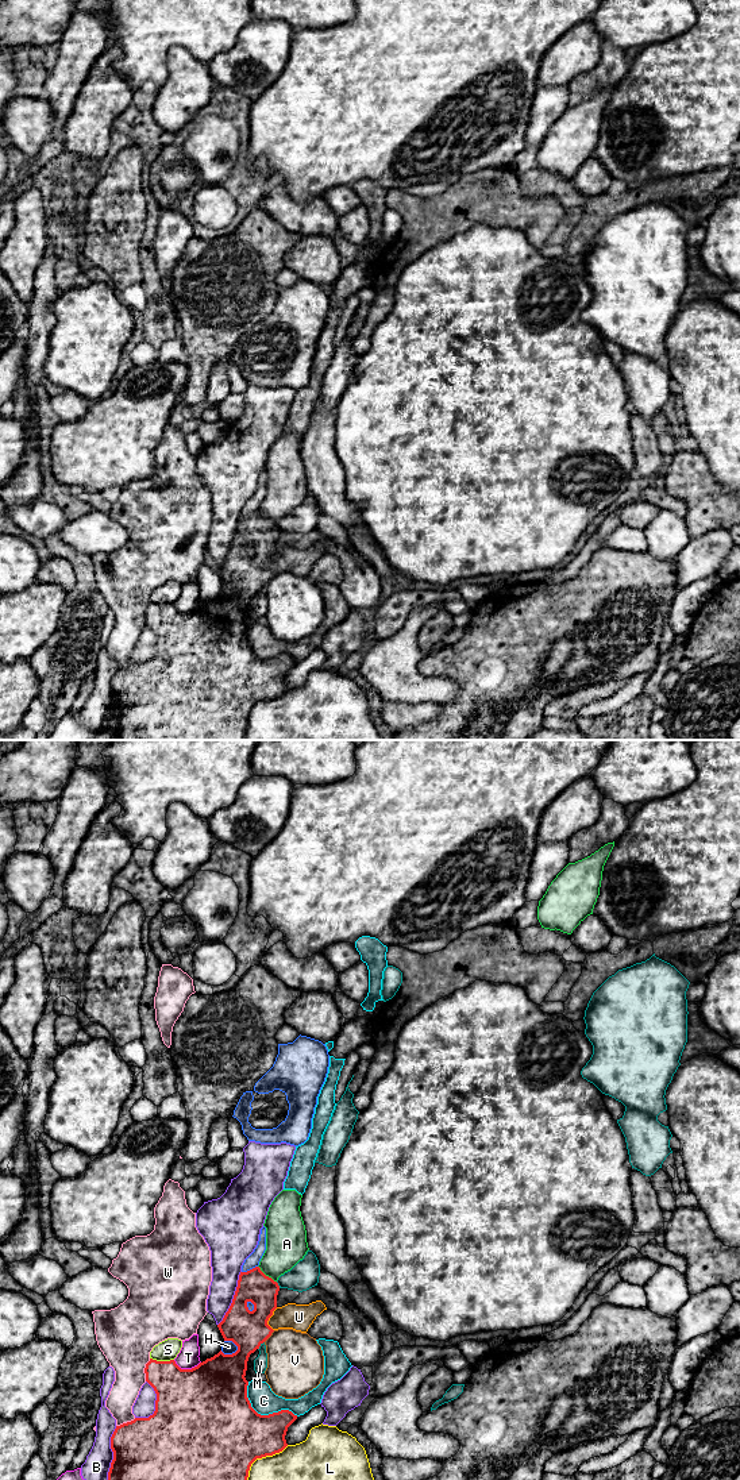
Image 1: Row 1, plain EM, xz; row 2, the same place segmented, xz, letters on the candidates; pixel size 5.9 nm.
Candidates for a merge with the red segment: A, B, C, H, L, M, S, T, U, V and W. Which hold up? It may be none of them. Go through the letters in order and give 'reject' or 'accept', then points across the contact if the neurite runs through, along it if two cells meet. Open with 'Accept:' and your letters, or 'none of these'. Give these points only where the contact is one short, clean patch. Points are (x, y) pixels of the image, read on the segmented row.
Accept: U
A: reject | along xz (258, 1265), (276, 1282)
B: reject
C: reject
H: reject
L: reject
M: reject
S: reject
T: reject
U: accept | across xz (246, 1329), (268, 1319), (299, 1317)
V: reject
W: reject

